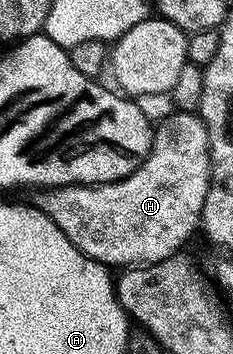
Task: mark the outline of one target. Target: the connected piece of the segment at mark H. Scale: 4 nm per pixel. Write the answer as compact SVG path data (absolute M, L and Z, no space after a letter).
M172 110L152 133L150 154L126 178L109 184L67 184L35 193L35 207L39 208L70 238L74 247L99 264L139 266L162 262L177 255L180 248L201 227L200 215L206 202L208 185L212 183L212 159L208 149L208 131L195 111Z

